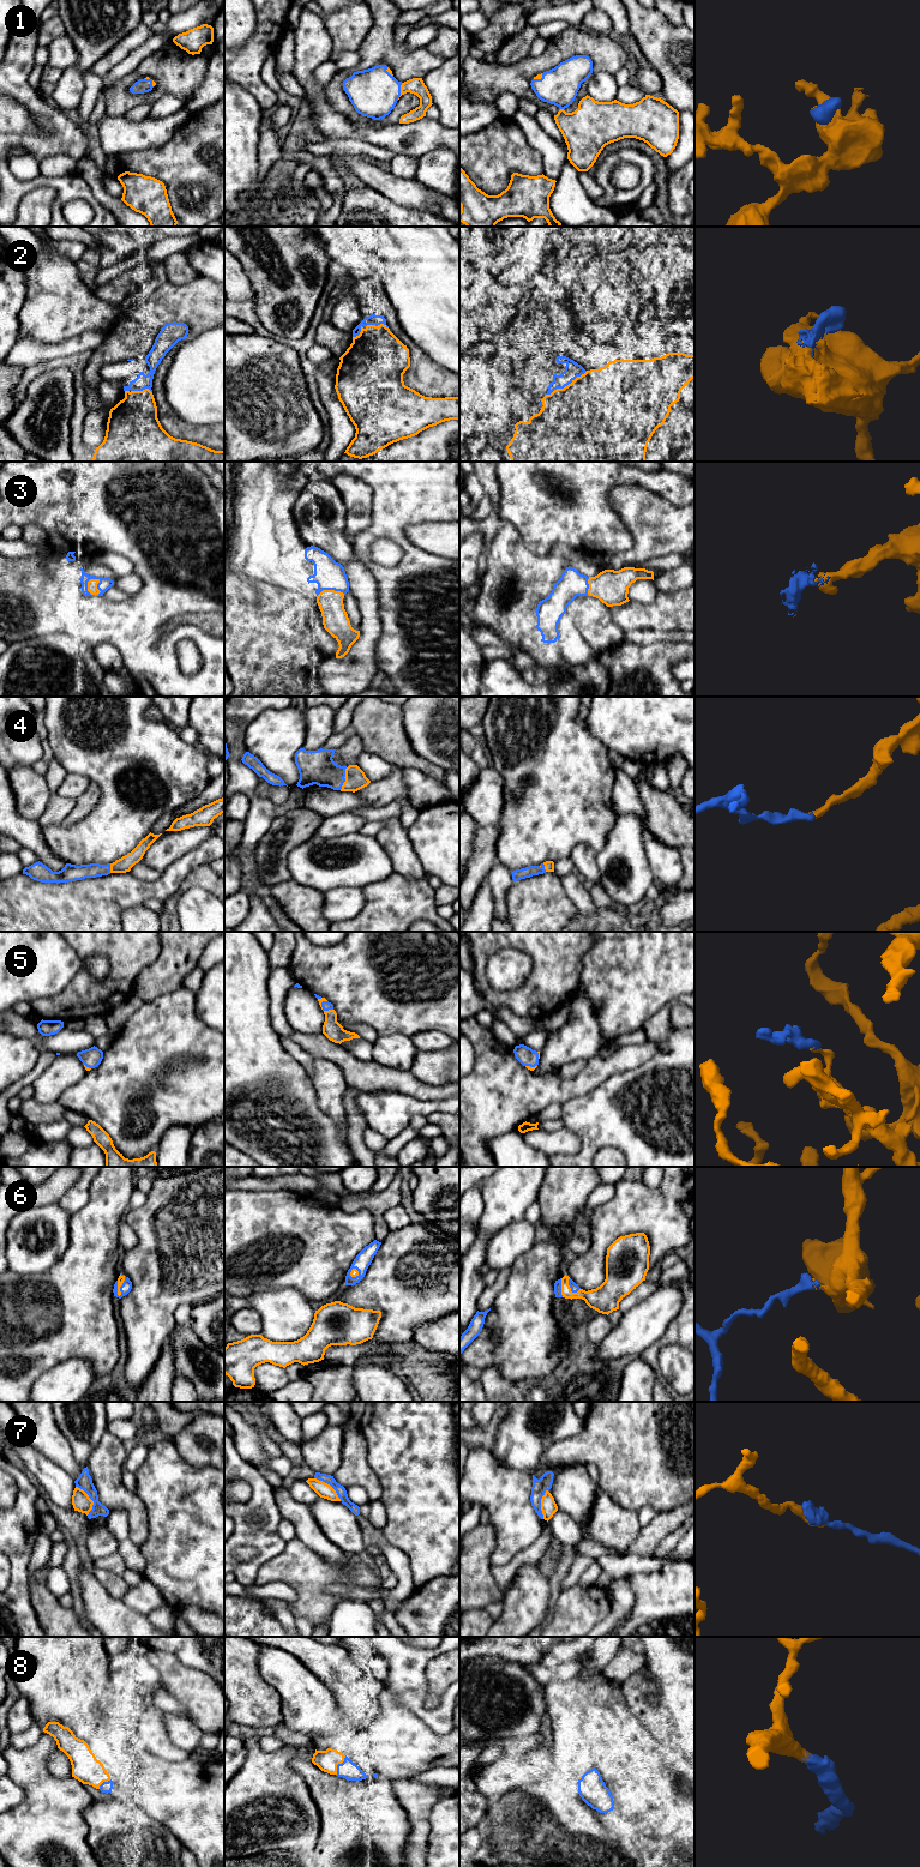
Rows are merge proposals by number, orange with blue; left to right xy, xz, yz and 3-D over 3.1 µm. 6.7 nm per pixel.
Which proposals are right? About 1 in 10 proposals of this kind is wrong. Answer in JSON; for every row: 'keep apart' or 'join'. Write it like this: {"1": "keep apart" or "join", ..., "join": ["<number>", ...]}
{"1": "join", "2": "join", "3": "join", "4": "join", "5": "join", "6": "join", "7": "join", "8": "join", "join": ["1", "2", "3", "4", "5", "6", "7", "8"]}

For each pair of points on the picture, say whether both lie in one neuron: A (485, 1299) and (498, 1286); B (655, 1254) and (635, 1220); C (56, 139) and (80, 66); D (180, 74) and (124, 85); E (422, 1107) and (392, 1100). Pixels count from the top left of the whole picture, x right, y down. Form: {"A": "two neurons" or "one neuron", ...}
{"A": "one neuron", "B": "one neuron", "C": "two neurons", "D": "one neuron", "E": "one neuron"}

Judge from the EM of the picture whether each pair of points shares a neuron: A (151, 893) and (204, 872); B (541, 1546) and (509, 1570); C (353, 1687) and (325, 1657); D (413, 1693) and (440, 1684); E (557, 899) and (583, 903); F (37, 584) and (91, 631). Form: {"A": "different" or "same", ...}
{"A": "different", "B": "same", "C": "same", "D": "different", "E": "different", "F": "different"}

